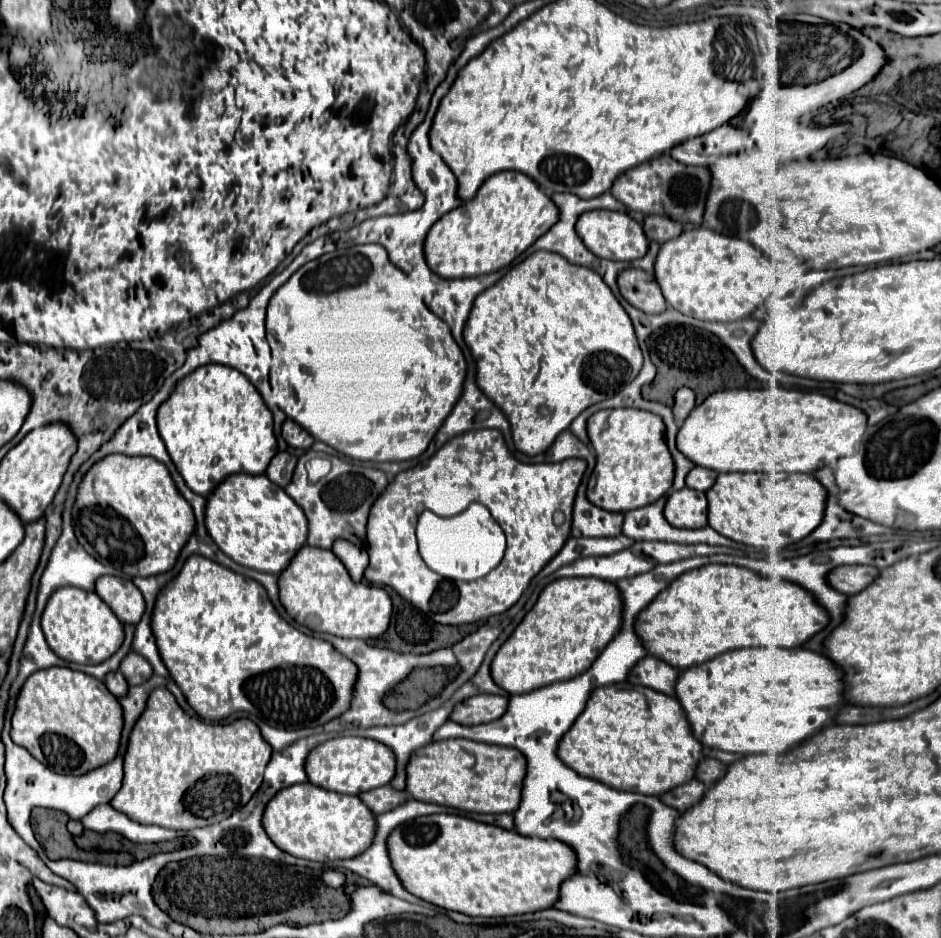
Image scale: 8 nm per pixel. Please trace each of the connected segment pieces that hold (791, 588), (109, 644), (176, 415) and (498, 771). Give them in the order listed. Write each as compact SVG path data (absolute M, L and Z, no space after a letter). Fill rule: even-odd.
M705 565L695 571L679 575L667 589L663 589L637 617L635 633L645 645L647 653L659 657L667 665L683 671L705 663L725 651L743 647L801 647L807 639L819 633L829 623L823 607L815 603L811 593L789 581L765 579L749 569L737 565Z
M59 587L55 593L51 593L41 613L41 629L47 645L61 659L73 663L97 665L111 657L123 643L123 625L115 613L99 599L97 593L83 591L79 587Z
M203 365L197 371L179 379L175 389L171 391L171 397L167 397L167 401L157 409L157 429L187 487L203 497L211 493L211 489L215 489L215 485L219 485L219 481L223 481L223 477L231 473L265 473L269 461L277 453L271 411L265 407L261 395L251 385L251 381L239 371L225 365Z
M469 739L431 741L411 753L405 791L425 803L453 807L465 813L513 813L521 801L525 759L517 749L477 743Z

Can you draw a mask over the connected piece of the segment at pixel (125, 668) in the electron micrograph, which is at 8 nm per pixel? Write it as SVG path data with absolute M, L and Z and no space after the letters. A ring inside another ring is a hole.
M129 653L129 655L121 661L119 671L123 673L123 677L125 677L125 681L127 681L129 685L141 685L141 683L147 681L147 679L151 677L151 673L153 673L151 665L147 665L147 659L141 657L141 655L137 655L137 653Z

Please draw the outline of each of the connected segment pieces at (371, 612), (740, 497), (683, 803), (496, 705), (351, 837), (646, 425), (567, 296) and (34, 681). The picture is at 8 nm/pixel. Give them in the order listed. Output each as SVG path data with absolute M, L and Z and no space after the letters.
M309 545L299 549L291 559L291 565L279 575L279 601L297 623L307 625L313 631L359 639L381 635L389 625L393 609L385 589L355 583L331 551Z
M731 471L721 473L707 491L709 525L737 543L751 547L785 547L807 537L823 521L827 493L805 473Z
M691 779L691 781L683 783L683 785L679 785L679 787L671 789L671 791L667 791L667 793L659 795L659 797L661 797L661 801L665 805L669 805L669 807L673 807L677 811L685 811L685 809L689 809L691 805L695 805L703 797L705 789L707 787L701 781Z
M481 693L455 705L449 719L461 725L481 725L481 723L489 723L501 717L505 709L507 709L507 697Z
M297 783L281 789L263 813L263 829L271 841L289 855L327 863L327 859L349 859L363 853L375 831L375 815L357 795L341 795L325 791L311 783Z
M603 409L587 419L587 435L595 449L595 469L587 483L587 499L615 513L639 509L665 495L673 483L675 467L663 441L661 417L641 409Z
M535 251L519 265L511 267L495 285L491 285L491 289L485 289L475 299L475 305L471 309L471 317L467 319L467 329L463 329L463 339L475 359L477 387L485 393L487 399L493 401L493 405L497 405L503 411L503 415L511 423L511 435L513 435L515 449L525 455L531 455L531 457L547 451L551 447L551 443L555 441L555 437L561 431L565 431L583 409L587 409L593 403L599 403L599 401L605 401L605 399L617 395L627 383L631 383L637 377L637 373L641 371L641 365L643 365L643 355L637 345L637 337L635 337L635 329L631 325L631 319L627 317L625 309L615 299L611 289L603 283L603 279L595 271L581 267L581 265L573 265L565 257L561 257L557 253L549 253L549 251Z
M69 667L39 669L23 683L11 715L11 739L55 773L83 775L109 763L119 749L123 711L103 681Z

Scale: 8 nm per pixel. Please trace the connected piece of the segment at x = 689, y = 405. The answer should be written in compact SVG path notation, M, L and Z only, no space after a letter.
M681 387L675 391L675 405L673 405L673 417L675 423L681 425L681 421L691 413L691 409L695 407L695 395L691 389Z

